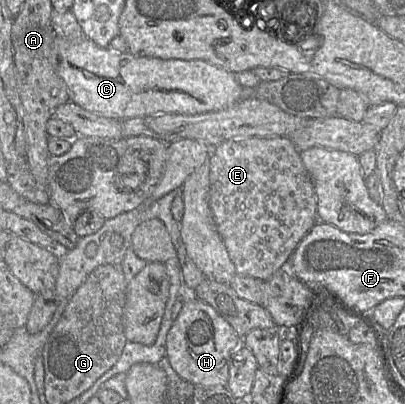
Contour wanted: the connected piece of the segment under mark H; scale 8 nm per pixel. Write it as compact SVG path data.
M183 275L179 295L183 295L184 305L177 318L173 321L166 339L166 356L172 368L182 379L199 386L227 386L229 378L228 360L241 339L226 320L209 304L199 300L195 296L194 290L188 289L183 282Z

